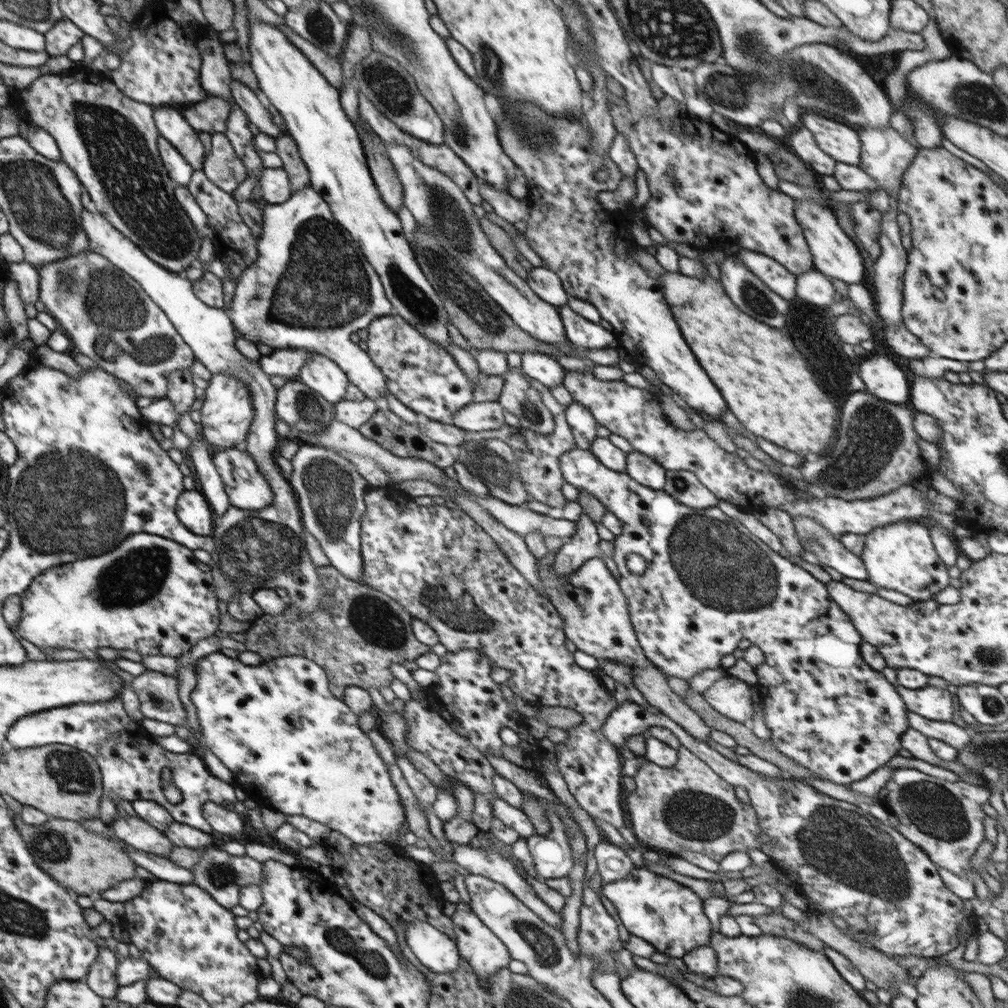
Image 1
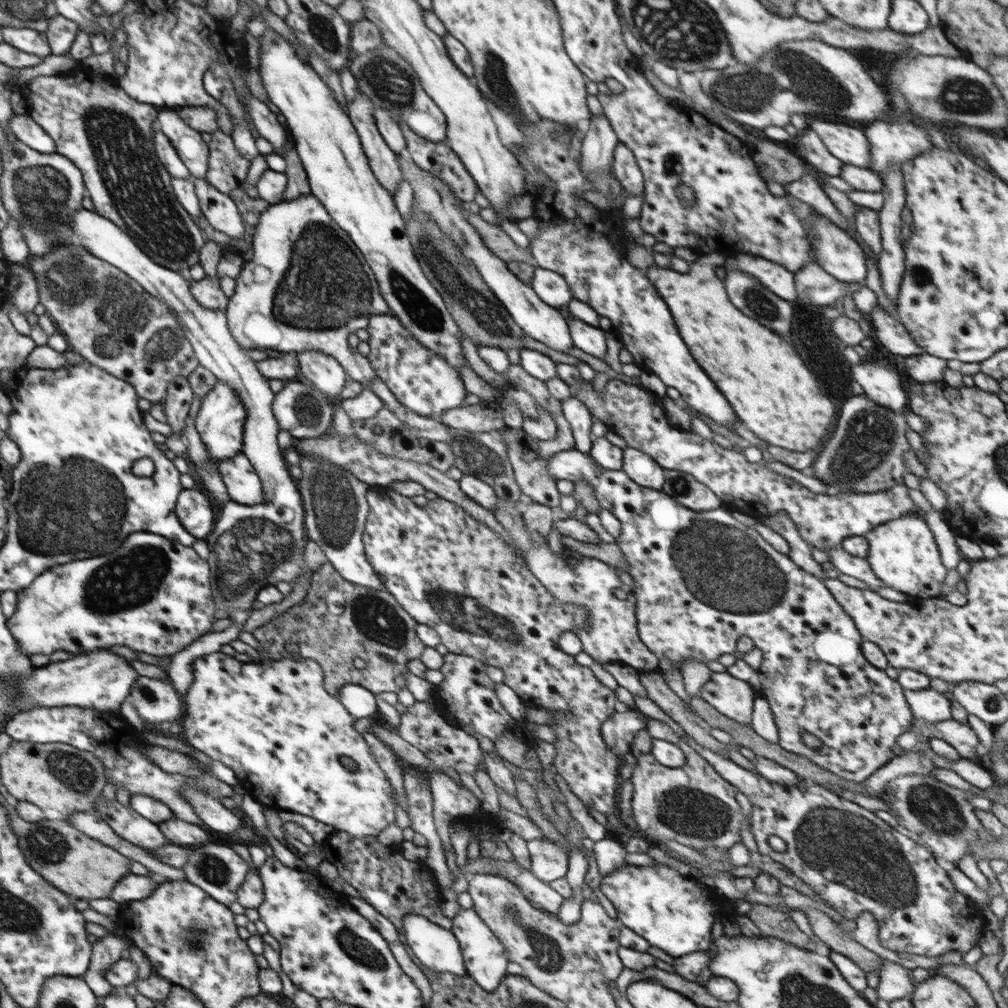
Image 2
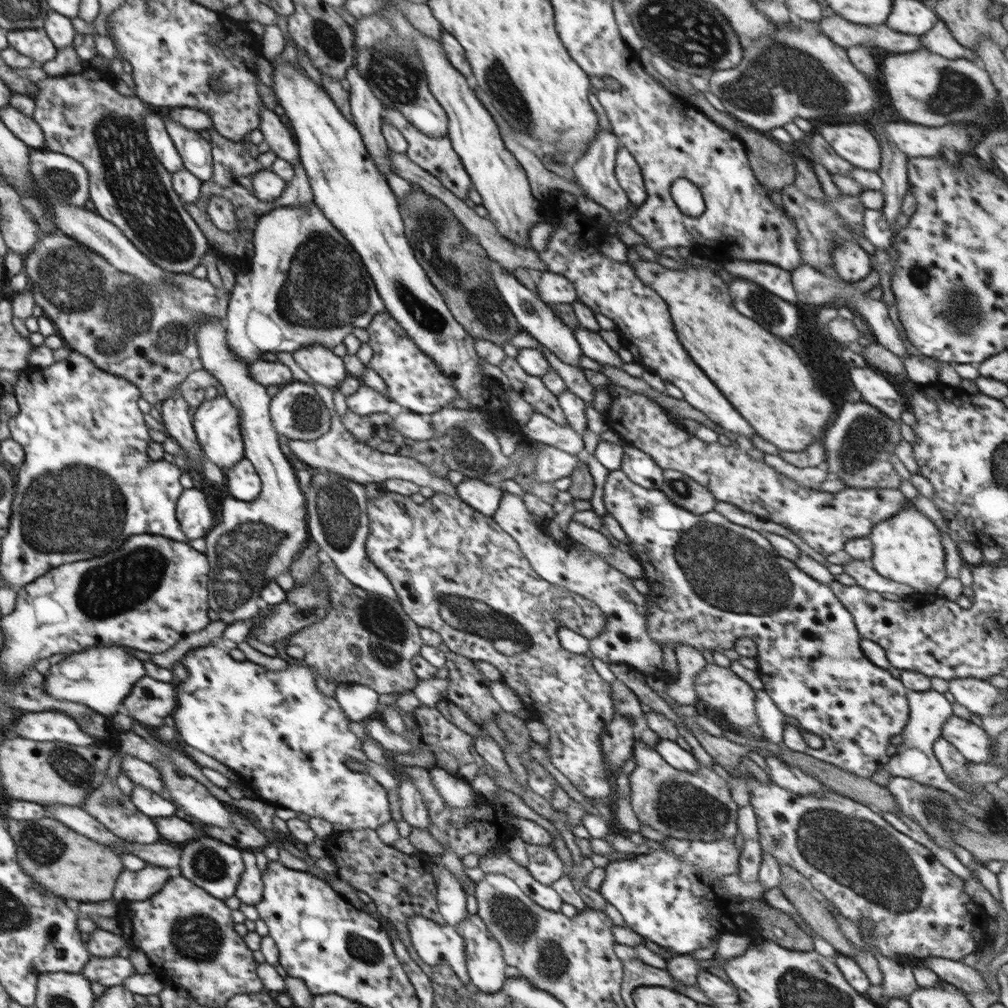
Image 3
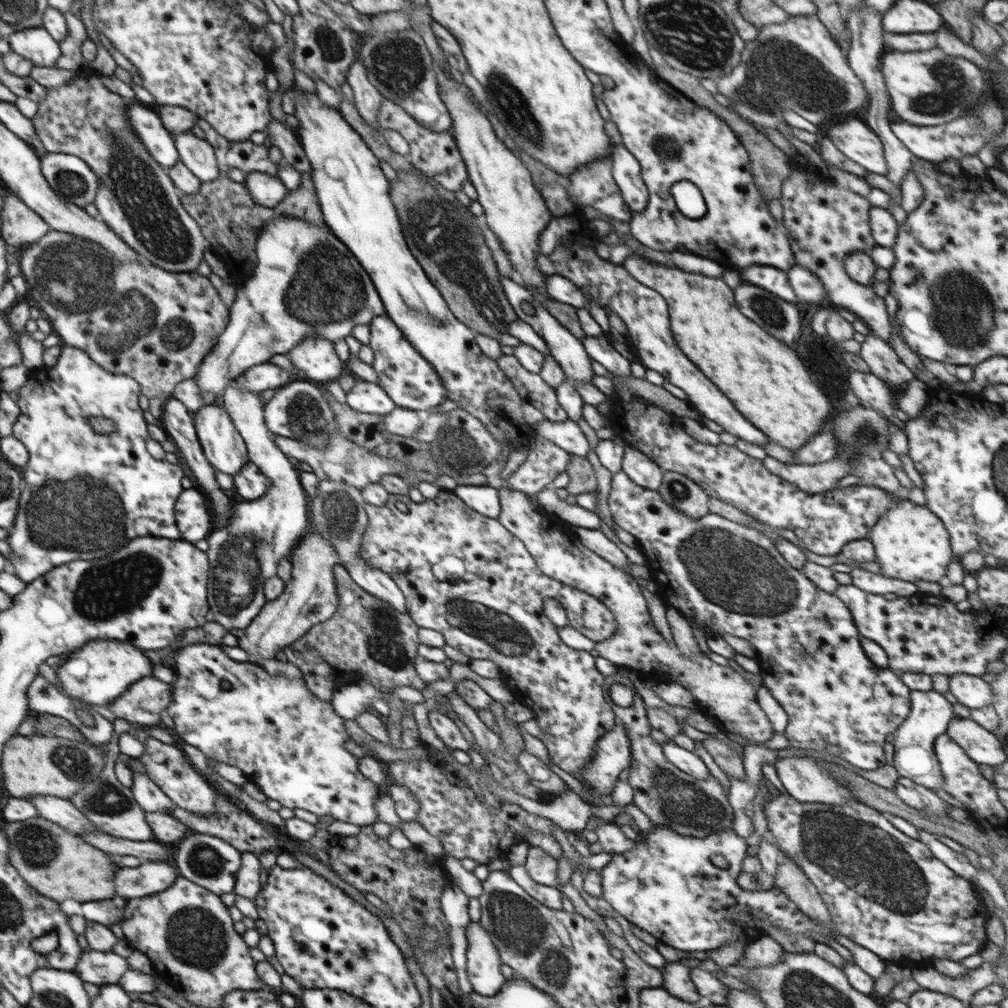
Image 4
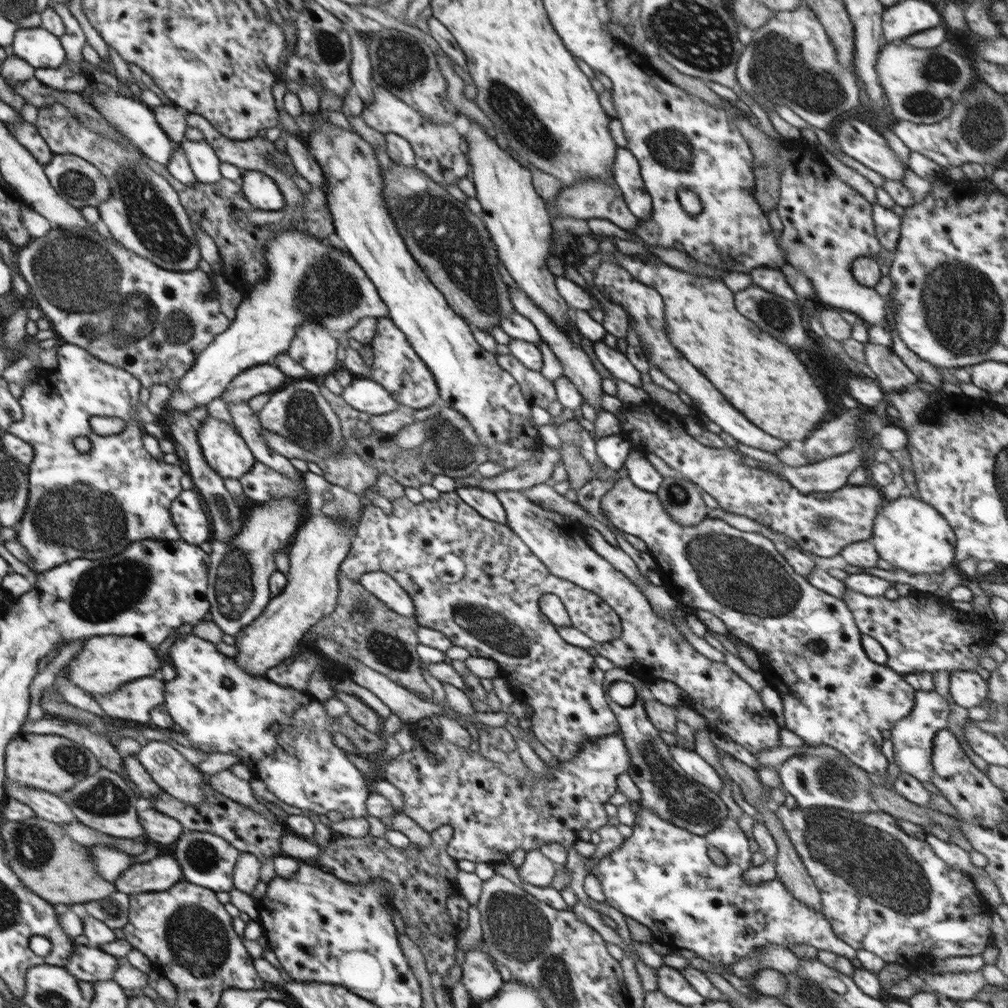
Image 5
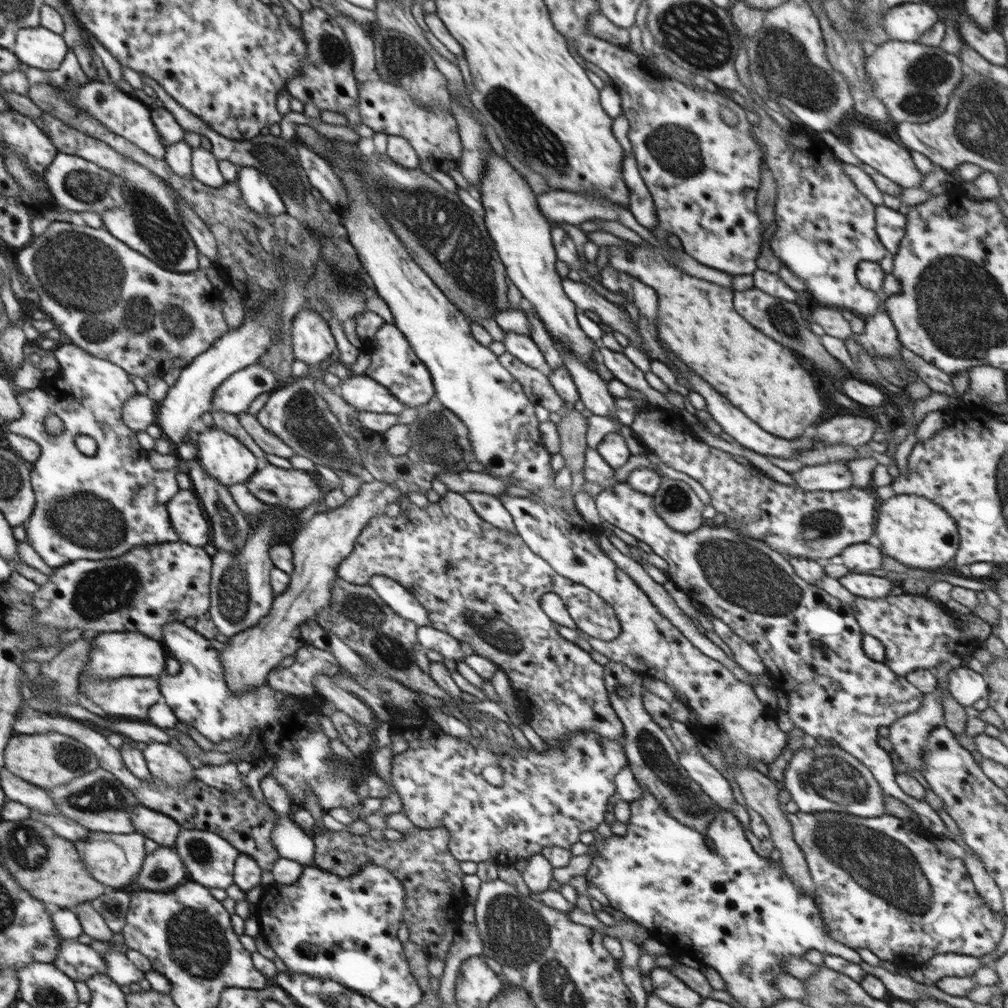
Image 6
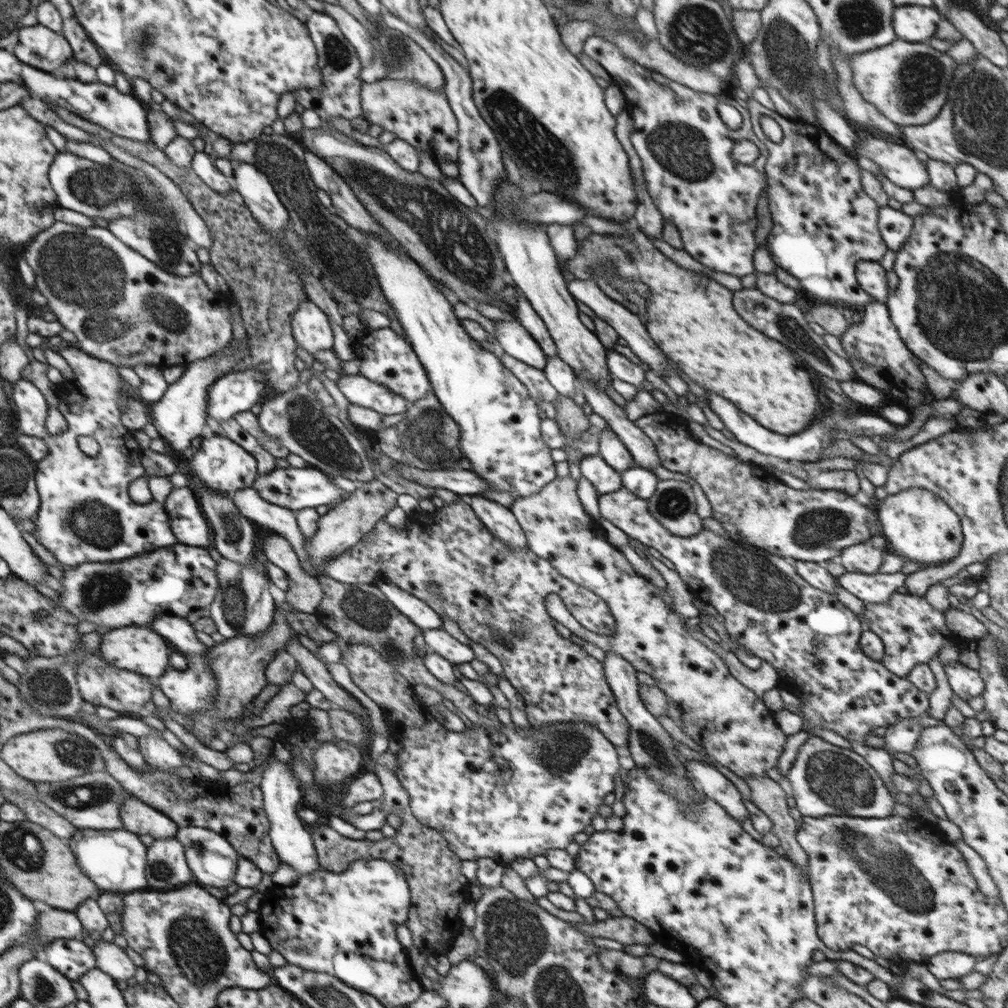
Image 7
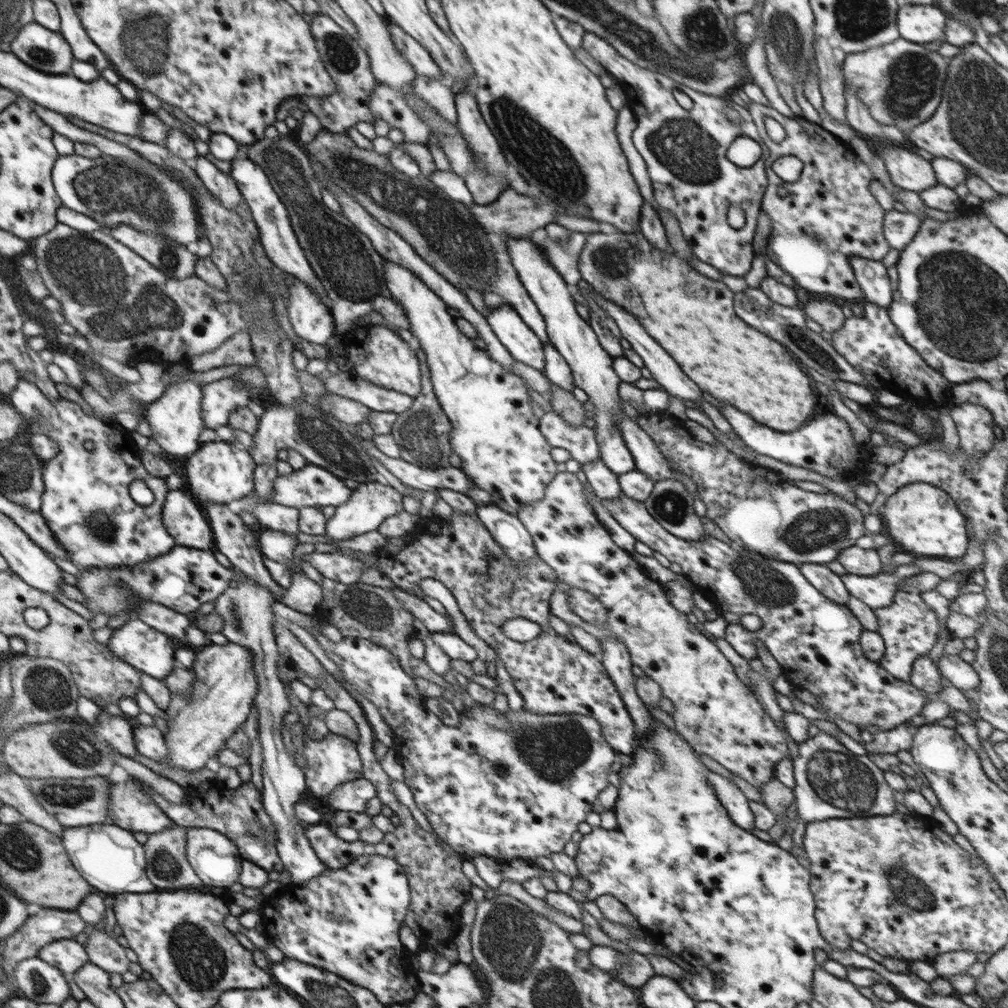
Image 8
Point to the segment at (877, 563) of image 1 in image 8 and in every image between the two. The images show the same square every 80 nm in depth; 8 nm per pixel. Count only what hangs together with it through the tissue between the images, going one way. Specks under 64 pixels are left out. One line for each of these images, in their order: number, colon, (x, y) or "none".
2: (903, 553)
3: (908, 548)
4: (911, 542)
5: (911, 535)
6: (915, 531)
7: (918, 525)
8: (923, 520)

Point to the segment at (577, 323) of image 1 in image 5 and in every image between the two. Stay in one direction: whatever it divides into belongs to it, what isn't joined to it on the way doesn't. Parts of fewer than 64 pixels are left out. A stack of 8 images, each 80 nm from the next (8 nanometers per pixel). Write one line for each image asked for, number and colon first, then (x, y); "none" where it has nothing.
2: (592, 341)
3: (592, 345)
4: (599, 349)
5: (617, 364)

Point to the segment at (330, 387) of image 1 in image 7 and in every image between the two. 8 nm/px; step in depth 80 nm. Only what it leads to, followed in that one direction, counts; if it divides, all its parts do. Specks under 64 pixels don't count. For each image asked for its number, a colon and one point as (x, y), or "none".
2: (324, 372)
3: (323, 366)
4: (315, 356)
5: (313, 348)
6: (312, 341)
7: (311, 329)

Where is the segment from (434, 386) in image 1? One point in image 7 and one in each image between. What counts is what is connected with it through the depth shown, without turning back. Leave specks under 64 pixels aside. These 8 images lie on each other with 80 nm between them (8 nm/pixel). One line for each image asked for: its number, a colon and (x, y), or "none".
2: (425, 383)
3: (412, 379)
4: (410, 381)
5: (397, 368)
6: (394, 365)
7: (386, 357)

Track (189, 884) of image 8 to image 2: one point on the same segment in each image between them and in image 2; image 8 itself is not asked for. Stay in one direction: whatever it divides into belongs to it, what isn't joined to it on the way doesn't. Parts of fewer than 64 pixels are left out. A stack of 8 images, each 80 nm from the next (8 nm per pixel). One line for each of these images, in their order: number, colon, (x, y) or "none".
2: (133, 887)
3: (132, 886)
4: (149, 878)
5: (160, 874)
6: (163, 870)
7: (167, 869)

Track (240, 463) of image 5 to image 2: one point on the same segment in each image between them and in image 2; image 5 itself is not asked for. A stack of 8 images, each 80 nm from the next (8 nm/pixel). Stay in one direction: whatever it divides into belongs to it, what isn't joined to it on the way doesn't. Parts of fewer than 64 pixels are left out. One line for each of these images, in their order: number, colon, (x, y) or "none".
2: (220, 421)
3: (216, 422)
4: (223, 446)

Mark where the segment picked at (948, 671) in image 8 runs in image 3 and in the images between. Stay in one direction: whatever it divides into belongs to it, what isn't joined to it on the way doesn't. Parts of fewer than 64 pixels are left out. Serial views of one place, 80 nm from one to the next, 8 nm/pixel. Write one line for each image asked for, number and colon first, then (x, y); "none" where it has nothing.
3: (980, 697)
4: (972, 691)
5: (967, 688)
6: (966, 686)
7: (966, 682)

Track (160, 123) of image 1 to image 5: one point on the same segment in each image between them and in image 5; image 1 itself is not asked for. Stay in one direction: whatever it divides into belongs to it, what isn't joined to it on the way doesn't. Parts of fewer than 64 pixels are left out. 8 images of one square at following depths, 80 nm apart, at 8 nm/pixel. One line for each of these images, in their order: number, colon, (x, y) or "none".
2: (193, 150)
3: (196, 152)
4: (197, 154)
5: (205, 164)

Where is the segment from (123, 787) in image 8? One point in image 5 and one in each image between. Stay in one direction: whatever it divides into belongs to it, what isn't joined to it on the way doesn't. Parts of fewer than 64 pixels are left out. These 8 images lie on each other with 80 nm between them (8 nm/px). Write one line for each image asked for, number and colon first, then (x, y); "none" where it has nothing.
5: (159, 828)
6: (152, 824)
7: (138, 817)

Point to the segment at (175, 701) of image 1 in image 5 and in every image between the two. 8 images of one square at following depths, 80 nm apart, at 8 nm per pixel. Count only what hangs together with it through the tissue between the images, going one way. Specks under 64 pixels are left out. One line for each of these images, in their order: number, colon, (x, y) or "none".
2: (156, 701)
3: (150, 701)
4: (140, 704)
5: (134, 700)

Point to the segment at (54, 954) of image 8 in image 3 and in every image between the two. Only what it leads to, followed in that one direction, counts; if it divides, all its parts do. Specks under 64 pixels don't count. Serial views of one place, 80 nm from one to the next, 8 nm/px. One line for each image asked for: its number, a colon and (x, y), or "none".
3: (113, 971)
4: (101, 968)
5: (87, 963)
6: (79, 961)
7: (72, 957)

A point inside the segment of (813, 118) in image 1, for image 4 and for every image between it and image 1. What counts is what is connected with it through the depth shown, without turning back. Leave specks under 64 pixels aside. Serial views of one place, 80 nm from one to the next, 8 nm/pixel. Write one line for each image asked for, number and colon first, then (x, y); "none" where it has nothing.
2: (851, 145)
3: (853, 142)
4: (854, 138)

